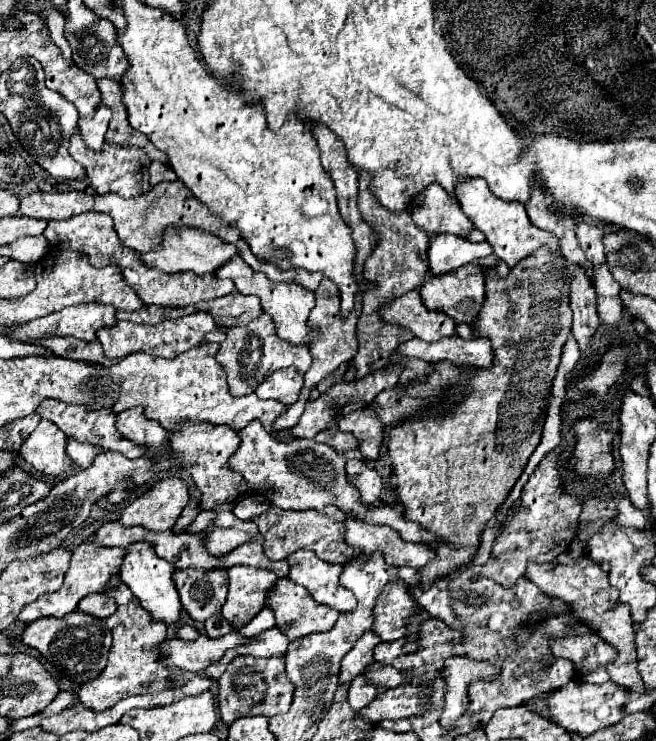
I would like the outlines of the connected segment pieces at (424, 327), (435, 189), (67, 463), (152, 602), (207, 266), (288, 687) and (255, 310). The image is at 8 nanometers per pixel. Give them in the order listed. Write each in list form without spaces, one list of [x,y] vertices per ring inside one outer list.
[[[417,291],[385,305],[385,309],[381,309],[381,319],[409,329],[423,341],[437,341],[441,337],[455,335],[455,323],[441,311],[425,309]]]
[[[429,185],[423,193],[417,195],[417,209],[411,209],[413,221],[425,233],[451,233],[467,235],[473,229],[473,223],[461,211],[457,199],[449,197],[441,185]]]
[[[41,421],[37,429],[25,439],[19,455],[37,471],[51,477],[65,477],[73,461],[65,453],[67,435],[51,421]]]
[[[135,543],[135,545],[127,547],[127,555],[121,565],[121,581],[131,589],[131,593],[137,597],[139,605],[151,613],[153,621],[161,621],[165,625],[177,627],[183,607],[179,601],[179,593],[175,589],[175,583],[171,579],[173,571],[175,571],[173,565],[169,565],[165,559],[157,557],[153,545]]]
[[[169,227],[169,229],[165,229],[165,233],[161,237],[161,249],[145,253],[145,255],[141,255],[141,259],[145,265],[155,267],[165,273],[193,271],[197,275],[205,275],[205,273],[215,273],[233,255],[237,255],[237,249],[229,243],[223,243],[219,237],[215,237],[211,233],[199,231],[199,229],[189,229],[189,227]]]
[[[253,655],[235,657],[227,671],[217,681],[217,699],[219,699],[219,711],[221,719],[229,725],[239,717],[247,715],[265,715],[273,717],[279,713],[287,713],[293,701],[293,685],[285,675],[285,657],[271,657],[271,659],[259,659]]]
[[[229,293],[225,297],[217,297],[205,303],[205,311],[213,315],[219,327],[237,327],[237,325],[249,325],[251,321],[259,319],[263,315],[263,309],[257,301],[257,297],[247,297],[241,293]]]

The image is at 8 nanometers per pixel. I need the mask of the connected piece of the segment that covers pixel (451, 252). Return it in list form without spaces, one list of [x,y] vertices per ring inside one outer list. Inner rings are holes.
[[[429,237],[429,271],[431,275],[451,273],[491,253],[493,249],[487,241],[471,243],[461,237]]]

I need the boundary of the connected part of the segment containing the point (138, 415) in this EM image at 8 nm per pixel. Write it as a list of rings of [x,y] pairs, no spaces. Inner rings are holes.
[[[127,409],[125,413],[117,415],[115,427],[119,429],[119,433],[133,441],[133,443],[141,443],[147,445],[149,449],[155,449],[163,443],[165,439],[165,431],[161,429],[161,425],[157,425],[157,421],[149,421],[141,409]]]

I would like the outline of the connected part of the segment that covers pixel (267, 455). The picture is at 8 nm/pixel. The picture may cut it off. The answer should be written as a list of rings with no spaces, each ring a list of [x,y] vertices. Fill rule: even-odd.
[[[251,421],[241,435],[241,447],[231,457],[229,465],[245,477],[245,481],[257,491],[263,491],[263,495],[269,497],[269,501],[281,509],[295,509],[295,511],[307,511],[307,509],[323,509],[325,505],[337,505],[343,513],[357,513],[357,517],[365,517],[371,525],[389,525],[405,541],[413,543],[433,543],[437,537],[429,531],[425,531],[415,521],[407,521],[399,511],[395,511],[389,505],[379,507],[367,507],[361,503],[357,487],[349,485],[347,473],[345,473],[345,457],[339,455],[333,447],[319,443],[315,439],[293,439],[291,443],[283,443],[273,439],[259,421]]]

